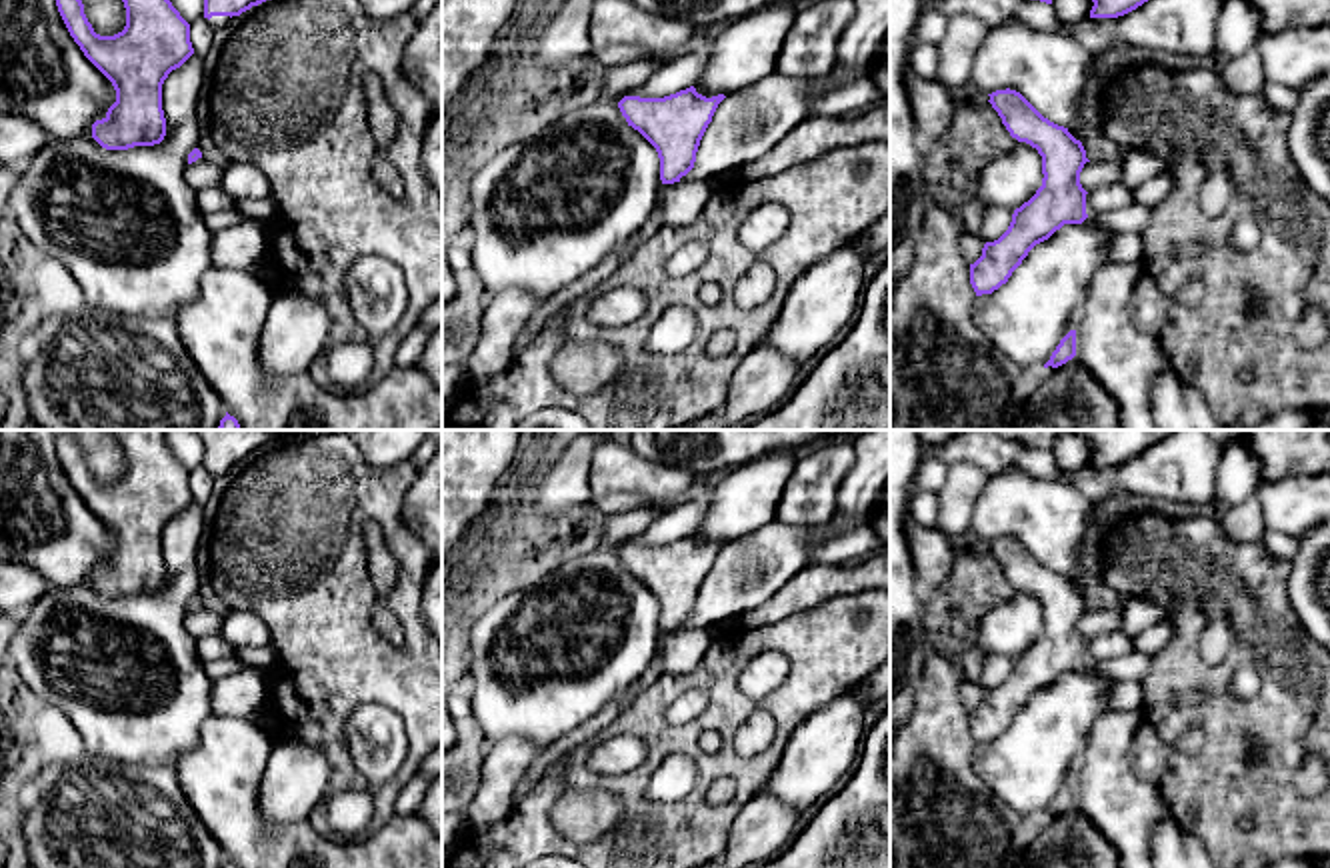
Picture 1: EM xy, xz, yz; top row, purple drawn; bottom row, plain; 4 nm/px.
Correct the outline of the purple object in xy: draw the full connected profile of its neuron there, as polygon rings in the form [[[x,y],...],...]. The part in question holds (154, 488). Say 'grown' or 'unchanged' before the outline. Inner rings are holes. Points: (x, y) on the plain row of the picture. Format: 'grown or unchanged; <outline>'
unchanged; [[[56,430],[58,460],[84,504],[112,530],[116,550],[102,568],[92,572],[92,586],[106,598],[154,594],[166,584],[162,558],[162,532],[192,502],[190,472],[166,444],[166,430],[106,430],[124,450],[126,474],[114,484],[100,484],[84,462],[84,452],[74,440],[74,430]]]

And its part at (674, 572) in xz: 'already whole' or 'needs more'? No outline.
already whole

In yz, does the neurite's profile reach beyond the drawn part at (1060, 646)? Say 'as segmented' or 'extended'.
as segmented

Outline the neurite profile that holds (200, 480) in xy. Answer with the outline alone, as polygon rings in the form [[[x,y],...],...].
[[[202,464],[190,470],[190,490],[194,502],[204,504],[212,494],[212,486],[214,486],[214,476],[210,474],[208,466]]]

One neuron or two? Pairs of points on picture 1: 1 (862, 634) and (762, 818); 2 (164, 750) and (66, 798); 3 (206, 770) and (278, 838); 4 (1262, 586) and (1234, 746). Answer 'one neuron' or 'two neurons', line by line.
1: two neurons
2: two neurons
3: one neuron
4: one neuron

